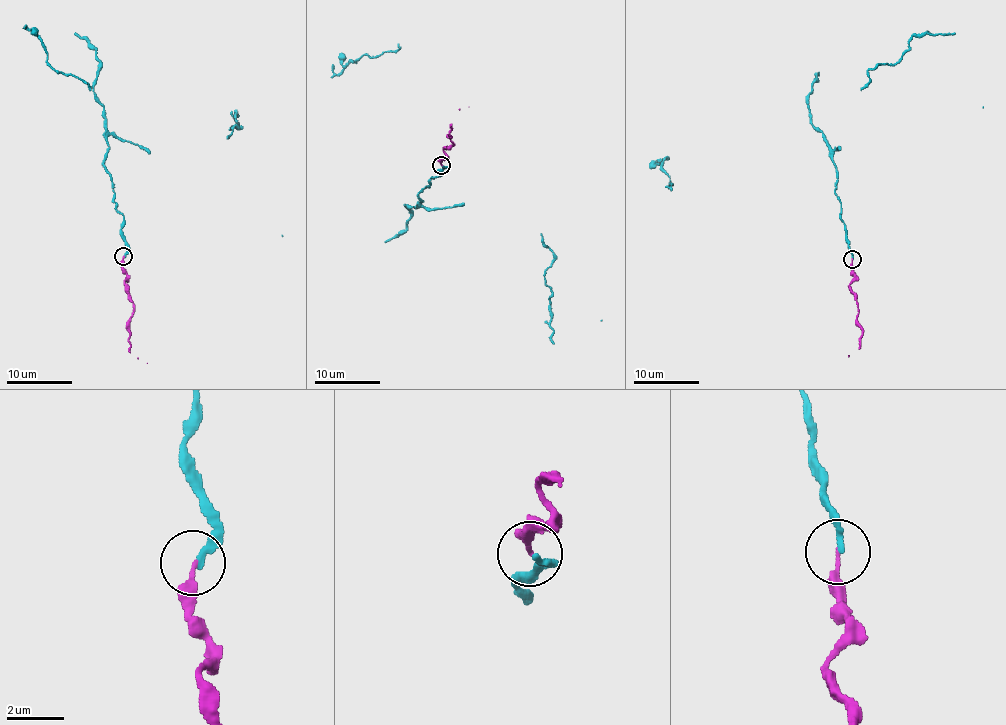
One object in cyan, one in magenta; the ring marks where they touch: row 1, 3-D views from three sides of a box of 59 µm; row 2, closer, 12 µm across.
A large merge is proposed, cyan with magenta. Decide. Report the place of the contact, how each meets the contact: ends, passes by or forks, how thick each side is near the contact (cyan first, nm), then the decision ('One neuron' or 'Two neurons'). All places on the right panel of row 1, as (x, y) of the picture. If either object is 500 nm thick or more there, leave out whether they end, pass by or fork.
Place: (852, 259). At the ring cyan ends. At the ring magenta ends. Thickness 200 nm (cyan) against 160 nm. One neuron

